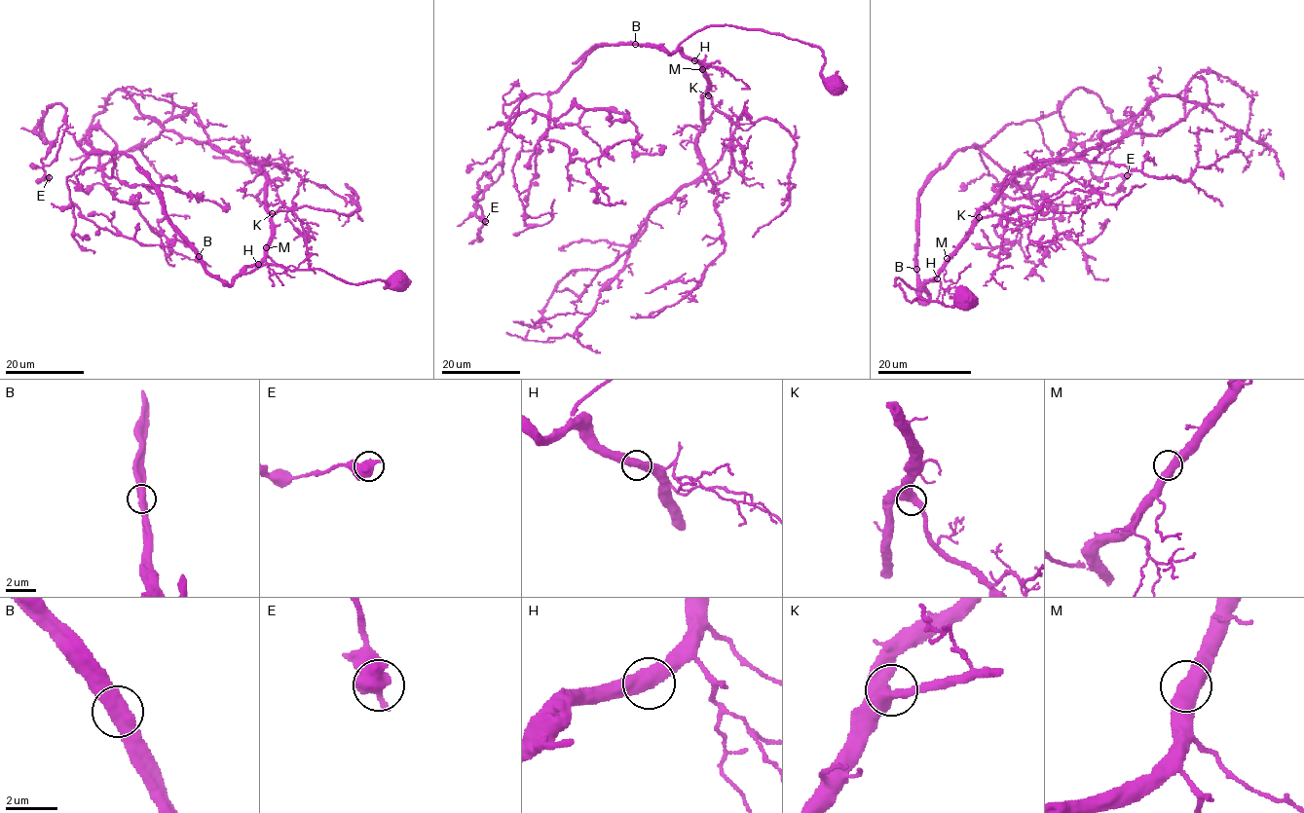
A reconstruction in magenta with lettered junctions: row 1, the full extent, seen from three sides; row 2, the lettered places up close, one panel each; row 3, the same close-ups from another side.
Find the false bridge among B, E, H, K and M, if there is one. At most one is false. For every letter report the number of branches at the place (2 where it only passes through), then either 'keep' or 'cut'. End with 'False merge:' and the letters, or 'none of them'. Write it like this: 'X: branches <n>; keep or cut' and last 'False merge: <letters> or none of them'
B: branches 2; cut
E: branches 2; keep
H: branches 2; keep
K: branches 2; keep
M: branches 2; keep
False merge: B

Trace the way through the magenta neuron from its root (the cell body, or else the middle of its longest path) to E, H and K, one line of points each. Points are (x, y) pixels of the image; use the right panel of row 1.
E: (966, 293), (946, 307), (894, 285), (928, 301), (917, 193), (957, 151), (1058, 111), (1097, 178), (1127, 175)
H: (966, 293), (946, 307), (920, 297), (911, 302), (900, 285), (894, 285), (899, 278), (917, 289), (937, 278)
K: (966, 293), (951, 307), (920, 297), (911, 302), (894, 280), (914, 289), (929, 281), (979, 217)

